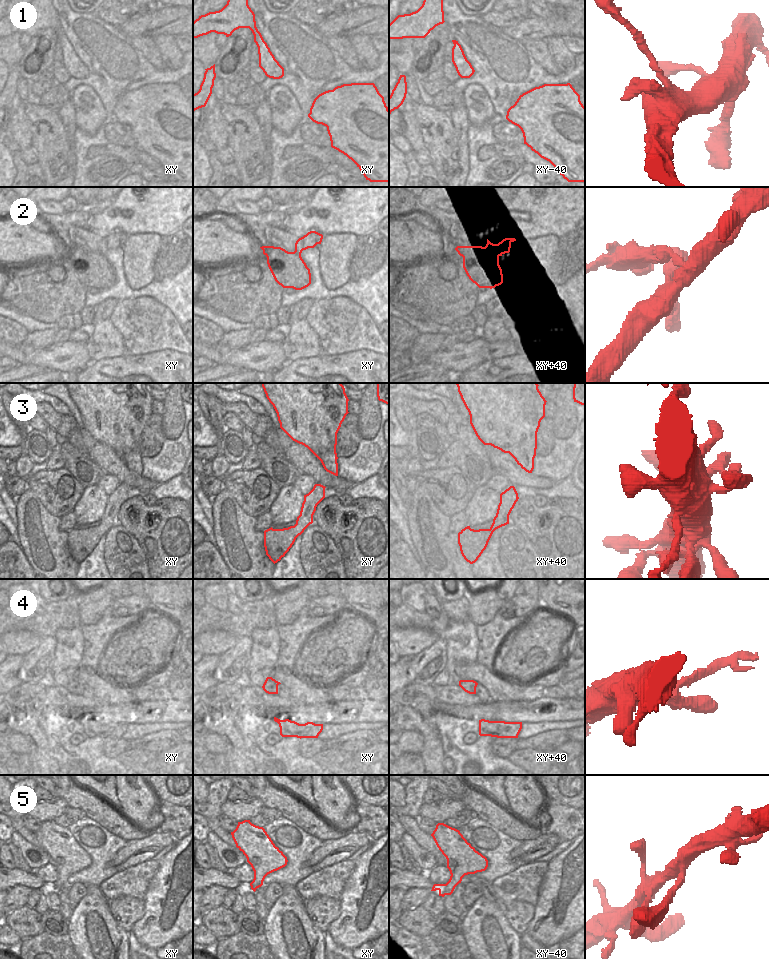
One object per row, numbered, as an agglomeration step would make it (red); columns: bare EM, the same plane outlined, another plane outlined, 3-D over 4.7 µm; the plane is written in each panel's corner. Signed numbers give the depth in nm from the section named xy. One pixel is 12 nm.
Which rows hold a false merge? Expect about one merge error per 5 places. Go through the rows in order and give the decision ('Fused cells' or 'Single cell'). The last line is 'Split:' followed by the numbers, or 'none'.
1: Single cell
2: Fused cells
3: Single cell
4: Single cell
5: Single cell
Split: 2

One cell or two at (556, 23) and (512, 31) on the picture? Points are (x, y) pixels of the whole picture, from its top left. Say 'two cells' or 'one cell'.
one cell

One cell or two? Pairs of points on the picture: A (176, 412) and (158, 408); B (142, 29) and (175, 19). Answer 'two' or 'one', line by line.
A: two
B: one

